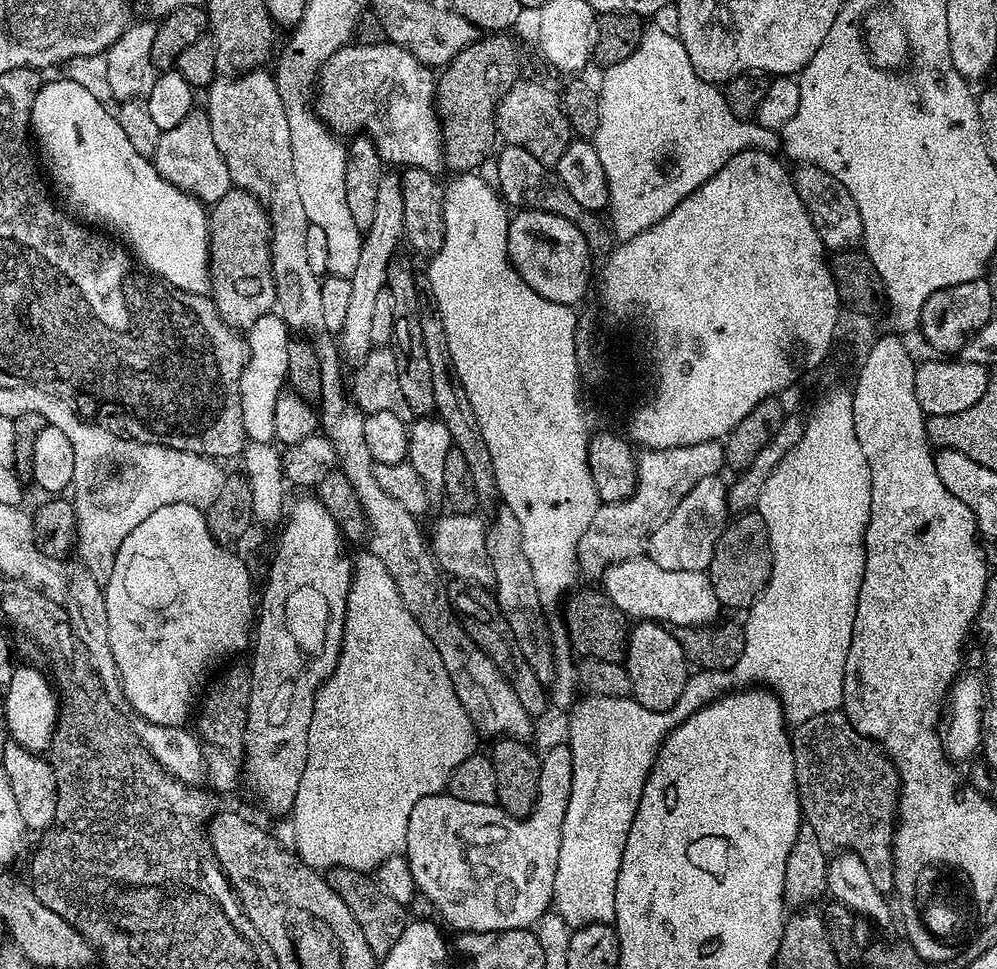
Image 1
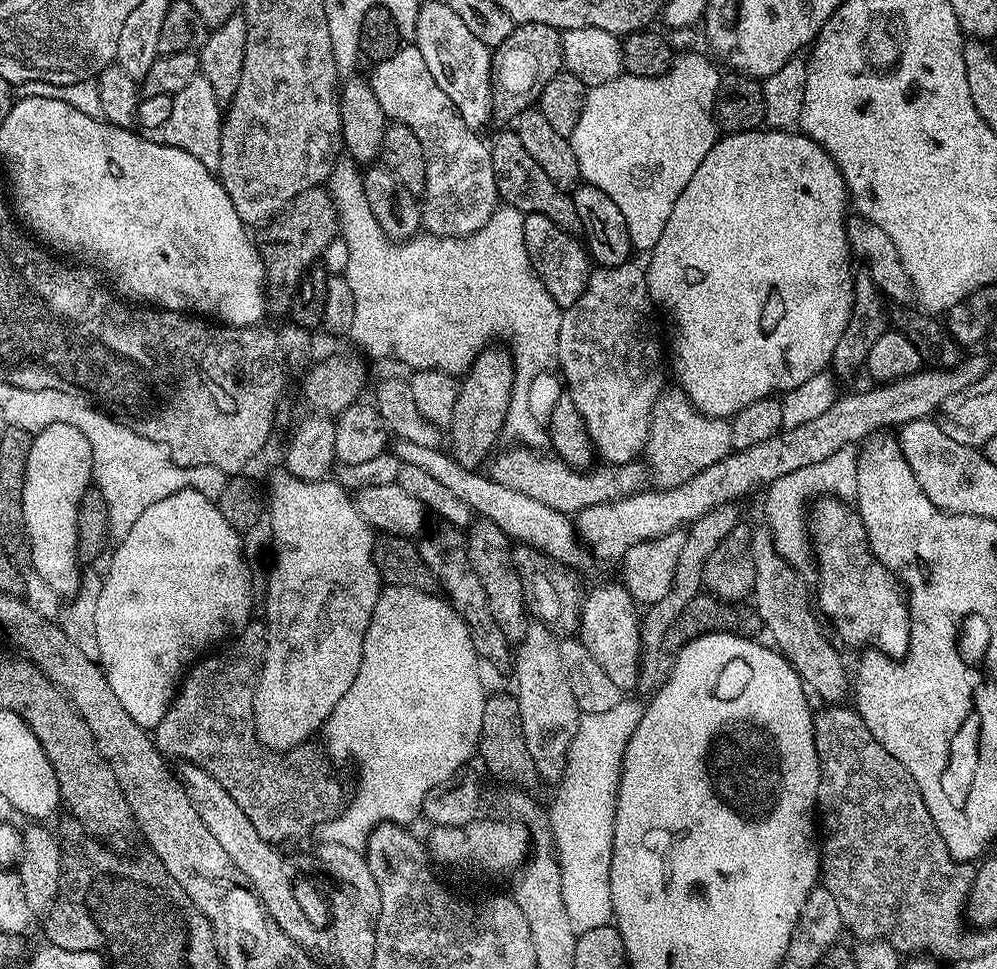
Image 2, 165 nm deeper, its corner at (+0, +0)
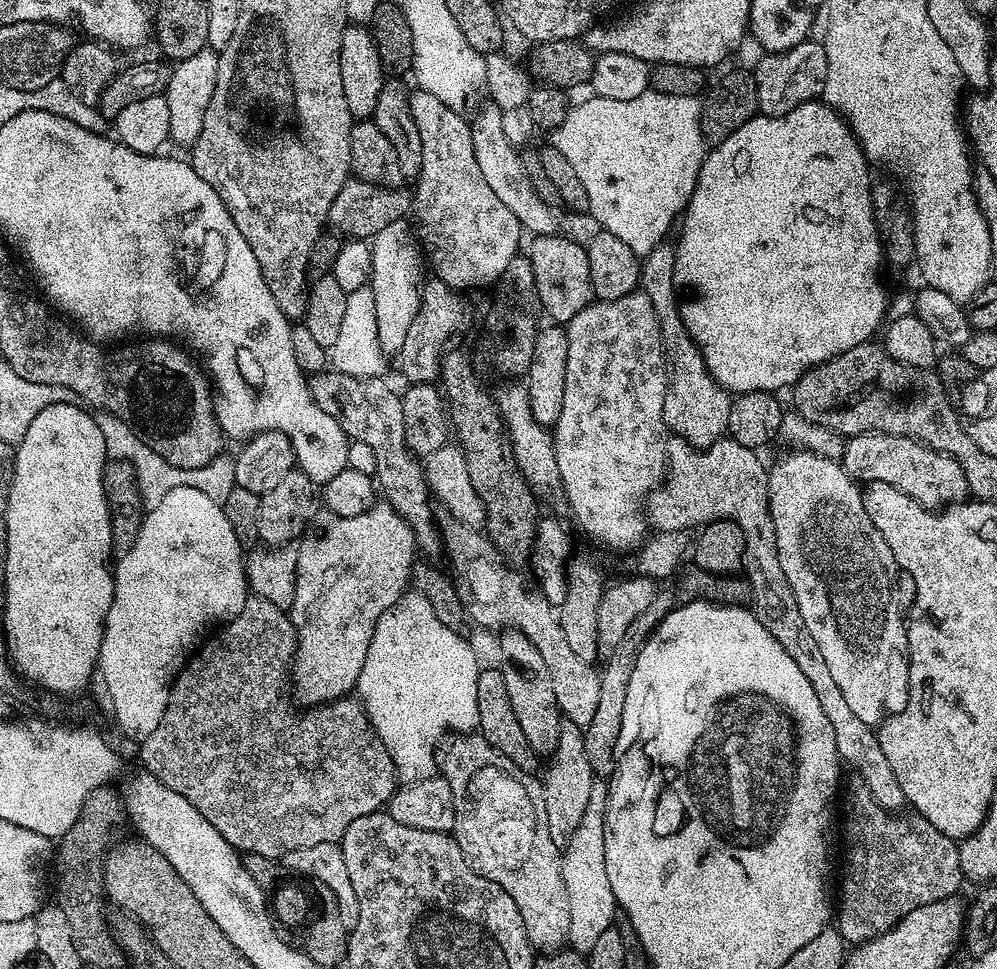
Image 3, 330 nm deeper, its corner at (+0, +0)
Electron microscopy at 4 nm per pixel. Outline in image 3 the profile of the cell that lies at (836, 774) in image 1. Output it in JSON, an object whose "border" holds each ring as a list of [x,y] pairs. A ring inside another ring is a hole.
{"border":[[[861,788],[851,794],[846,816],[848,852],[842,876],[842,894],[836,902],[836,929],[845,943],[855,946],[892,929],[912,909],[943,900],[945,895],[955,895],[965,881],[961,866],[959,843],[942,834],[925,819],[916,816],[910,820],[898,818],[881,807],[870,791]]]}

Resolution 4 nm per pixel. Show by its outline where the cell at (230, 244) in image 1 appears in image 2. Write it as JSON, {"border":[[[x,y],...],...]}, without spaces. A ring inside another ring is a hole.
{"border":[[[327,187],[311,188],[298,194],[298,198],[292,200],[290,211],[273,219],[263,232],[264,240],[268,243],[262,248],[266,269],[266,296],[271,307],[273,304],[274,307],[284,310],[292,299],[296,283],[323,257],[326,246],[337,239],[336,207],[332,205],[332,197],[329,196]]]}

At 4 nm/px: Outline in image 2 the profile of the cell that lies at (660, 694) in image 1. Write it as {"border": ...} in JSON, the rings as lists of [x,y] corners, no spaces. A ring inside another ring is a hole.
{"border":[[[623,583],[604,584],[587,593],[580,607],[578,638],[590,650],[590,655],[606,670],[608,677],[623,690],[635,689],[641,675],[640,624],[633,601]]]}

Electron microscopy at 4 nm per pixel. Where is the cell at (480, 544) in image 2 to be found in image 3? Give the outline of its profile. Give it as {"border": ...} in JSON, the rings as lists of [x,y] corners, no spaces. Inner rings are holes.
{"border":[[[509,628],[501,631],[500,636],[500,661],[498,667],[502,678],[506,678],[506,694],[509,694],[510,706],[521,723],[522,732],[526,740],[539,756],[551,755],[554,746],[558,742],[558,734],[564,725],[563,717],[560,714],[560,707],[557,706],[557,698],[554,695],[554,682],[550,678],[550,670],[542,659],[542,654],[516,628]]]}

